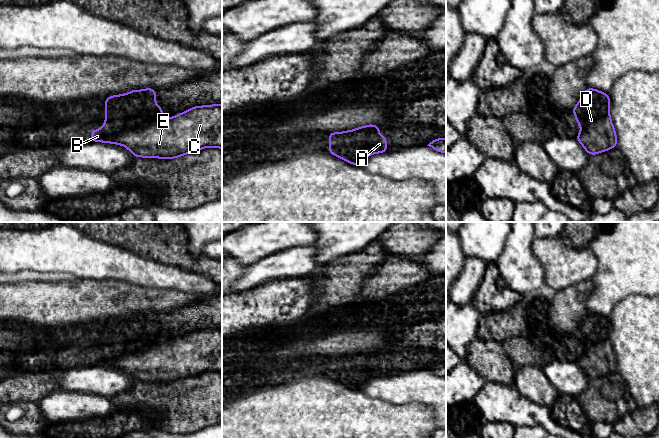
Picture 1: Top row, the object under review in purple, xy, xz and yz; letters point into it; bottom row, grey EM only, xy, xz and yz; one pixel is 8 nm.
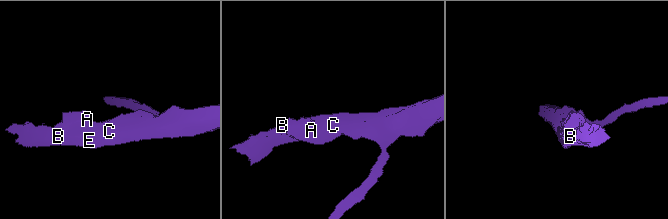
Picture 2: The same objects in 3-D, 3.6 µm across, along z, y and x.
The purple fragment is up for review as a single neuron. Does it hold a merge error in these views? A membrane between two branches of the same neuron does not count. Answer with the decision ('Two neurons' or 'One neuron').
One neuron

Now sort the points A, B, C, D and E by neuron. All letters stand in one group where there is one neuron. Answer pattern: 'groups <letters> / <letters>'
groups A B C D E

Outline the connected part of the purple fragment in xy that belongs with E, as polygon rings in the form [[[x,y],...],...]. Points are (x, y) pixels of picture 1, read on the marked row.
[[[149,87],[132,90],[124,95],[118,94],[105,98],[105,123],[93,130],[90,140],[118,144],[126,147],[134,157],[176,159],[177,157],[200,151],[203,148],[222,149],[222,104],[192,107],[178,115],[165,119],[163,109],[156,105],[156,90]]]

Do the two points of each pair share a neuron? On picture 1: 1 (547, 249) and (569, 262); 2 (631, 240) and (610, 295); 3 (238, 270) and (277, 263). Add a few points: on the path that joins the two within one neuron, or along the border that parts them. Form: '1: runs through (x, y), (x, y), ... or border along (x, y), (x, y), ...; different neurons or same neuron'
1: runs through (552, 254), (560, 262), (564, 262); same neuron
2: runs through (631, 254), (631, 261), (613, 281); same neuron
3: border along (248, 266), (232, 285); different neurons

